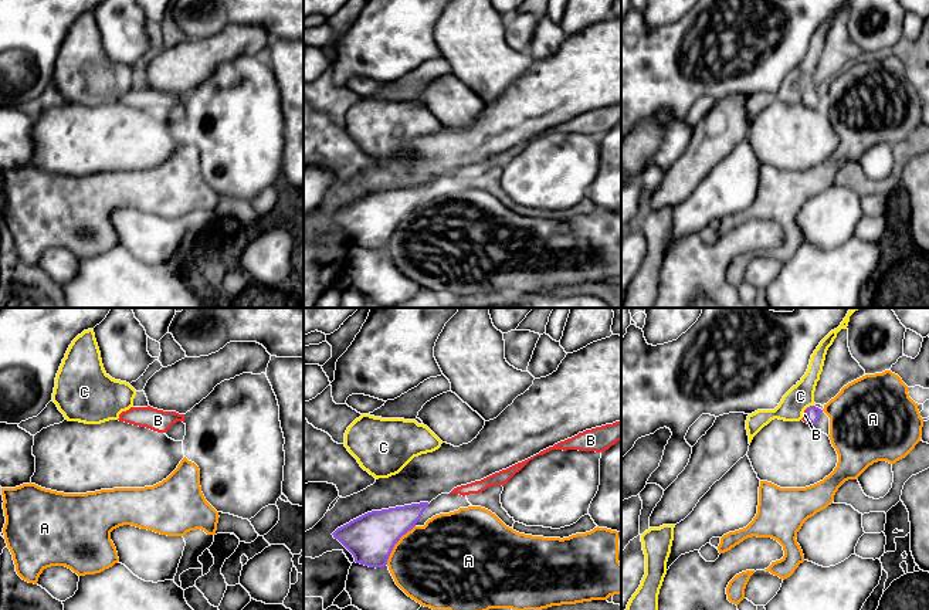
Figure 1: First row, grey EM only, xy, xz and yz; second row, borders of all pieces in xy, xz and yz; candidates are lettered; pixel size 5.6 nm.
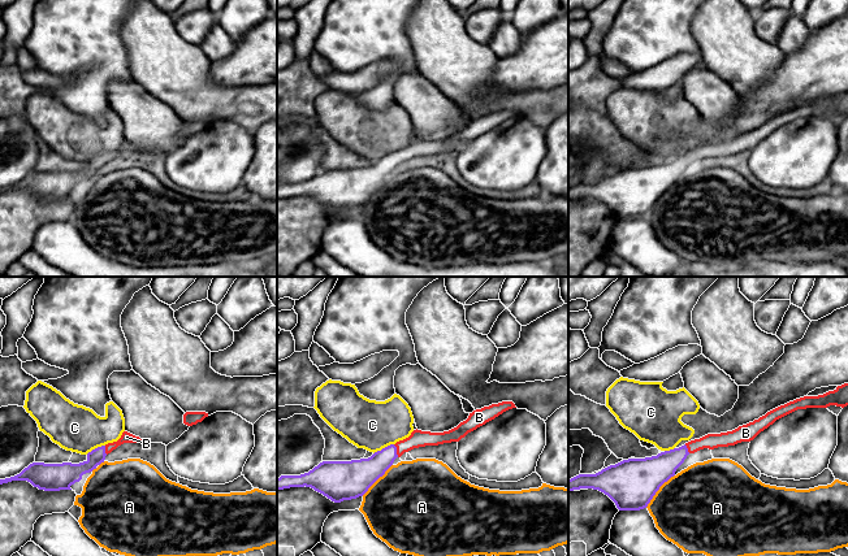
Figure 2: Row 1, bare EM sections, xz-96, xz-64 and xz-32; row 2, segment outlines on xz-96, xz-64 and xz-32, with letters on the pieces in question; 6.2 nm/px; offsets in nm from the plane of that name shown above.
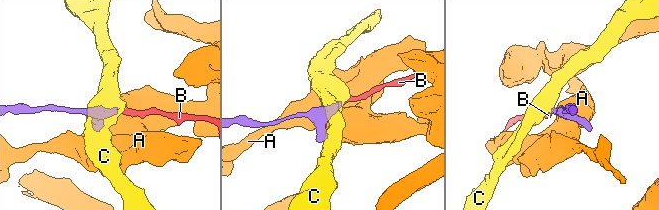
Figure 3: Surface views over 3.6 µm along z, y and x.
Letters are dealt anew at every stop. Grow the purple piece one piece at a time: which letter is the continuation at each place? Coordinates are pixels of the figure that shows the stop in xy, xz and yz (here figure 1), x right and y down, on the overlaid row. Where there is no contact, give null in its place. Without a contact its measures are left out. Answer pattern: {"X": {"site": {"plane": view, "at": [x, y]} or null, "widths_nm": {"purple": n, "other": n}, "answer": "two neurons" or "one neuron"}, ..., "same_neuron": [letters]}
{"A": {"site": {"plane": "xz", "at": [396, 542]}, "widths_nm": {"purple": 280, "other": 460}, "answer": "two neurons"}, "B": {"site": {"plane": "yz", "at": [807, 417]}, "widths_nm": {"purple": 70, "other": 30}, "answer": "one neuron"}, "C": {"site": {"plane": "yz", "at": [810, 406]}, "widths_nm": {"purple": 70, "other": 150}, "answer": "two neurons"}, "same_neuron": ["B"]}

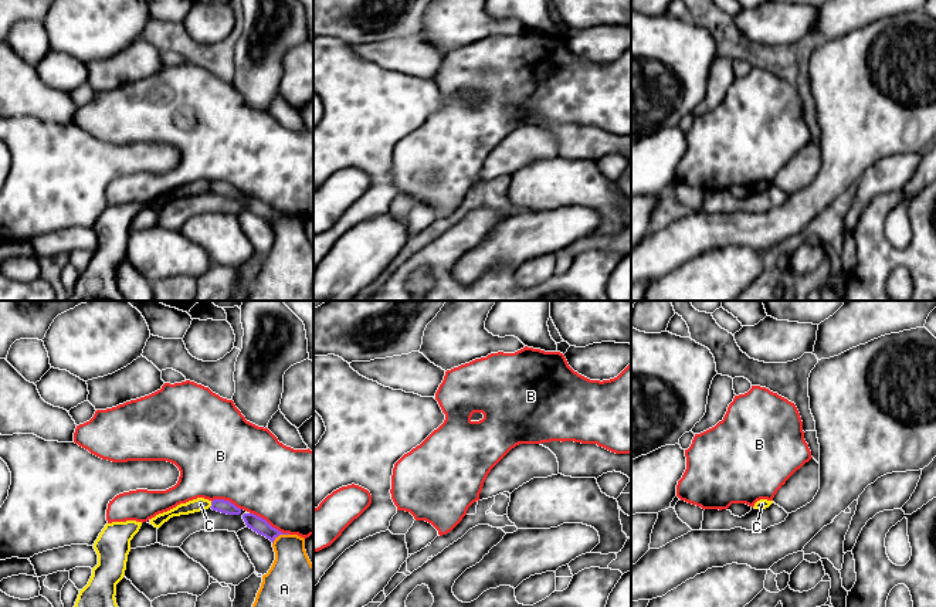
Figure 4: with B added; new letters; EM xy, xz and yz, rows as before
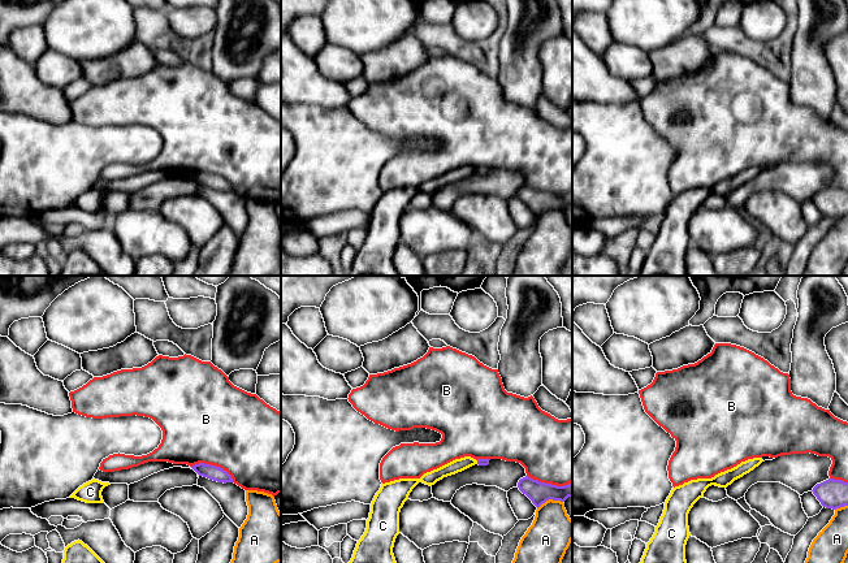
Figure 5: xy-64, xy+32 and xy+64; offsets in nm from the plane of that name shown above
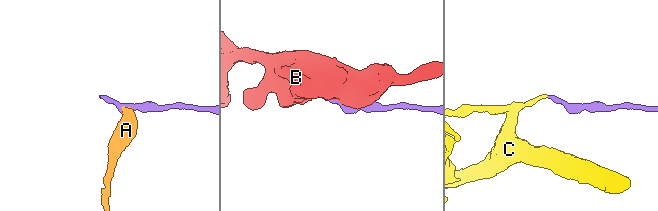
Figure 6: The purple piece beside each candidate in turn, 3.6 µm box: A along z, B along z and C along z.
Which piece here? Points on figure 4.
{"A": {"site": {"plane": "xy", "at": [280, 533]}, "widths_nm": {"purple": 90, "other": 260}, "answer": "two neurons"}, "B": {"site": {"plane": "xy", "at": [268, 524]}, "widths_nm": {"purple": 90, "other": 480}, "answer": "two neurons"}, "C": {"site": {"plane": "xy", "at": [212, 504]}, "widths_nm": {"purple": 80, "other": 80}, "answer": "two neurons"}, "same_neuron": []}

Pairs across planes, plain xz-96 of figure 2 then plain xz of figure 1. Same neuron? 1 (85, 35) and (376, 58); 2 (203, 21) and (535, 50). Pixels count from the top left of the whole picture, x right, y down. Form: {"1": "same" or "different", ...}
{"1": "same", "2": "different"}

